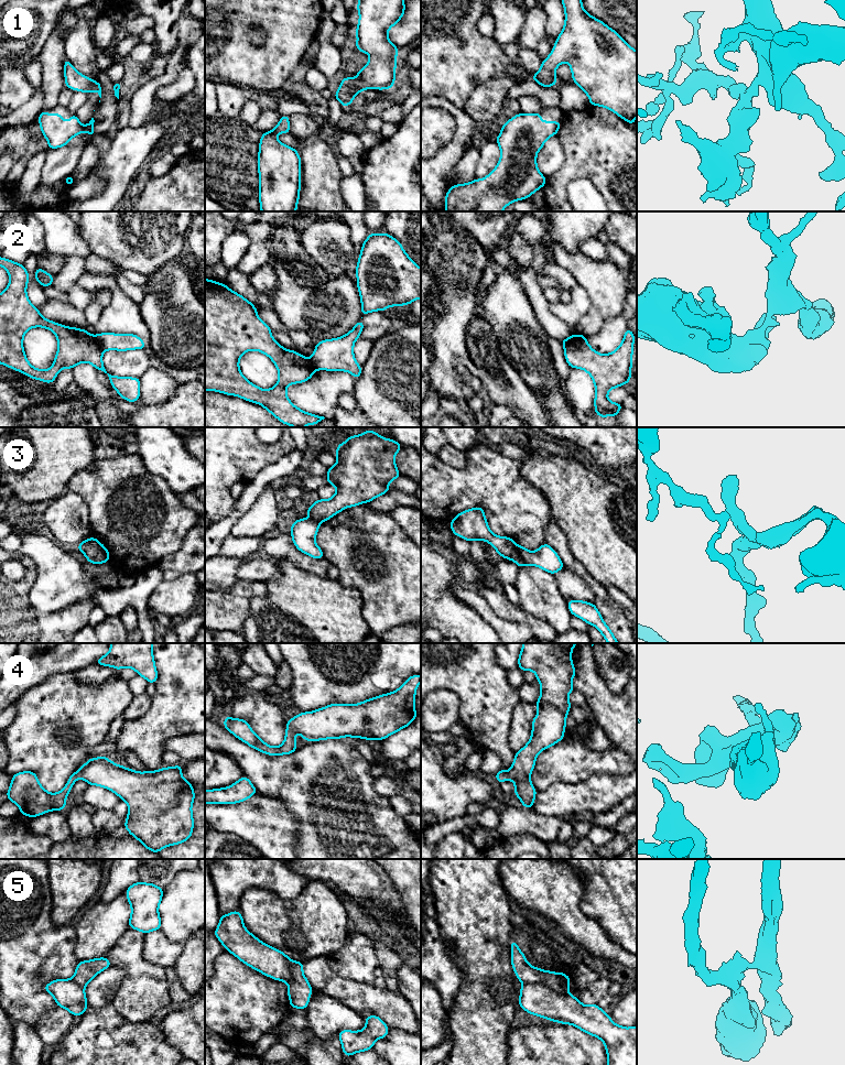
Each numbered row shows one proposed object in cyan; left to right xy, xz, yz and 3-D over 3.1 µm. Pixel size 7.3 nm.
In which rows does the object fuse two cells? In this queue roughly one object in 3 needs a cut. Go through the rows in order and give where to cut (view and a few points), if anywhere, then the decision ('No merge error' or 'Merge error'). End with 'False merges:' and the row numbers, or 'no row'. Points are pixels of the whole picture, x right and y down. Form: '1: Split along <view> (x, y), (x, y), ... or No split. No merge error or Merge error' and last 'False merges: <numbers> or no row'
1: No split. No merge error
2: Split along xy (94, 336), (97, 344), (104, 350). Merge error
3: Split along yz (517, 544), (511, 558). Merge error
4: No split. No merge error
5: Split along yz (522, 982), (543, 982), (558, 992), (567, 992). Merge error
False merges: 2, 3, 5

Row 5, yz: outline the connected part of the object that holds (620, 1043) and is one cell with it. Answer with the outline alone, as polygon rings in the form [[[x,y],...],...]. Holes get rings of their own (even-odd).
[[[522,984],[519,1007],[530,1014],[550,1021],[571,1024],[603,1041],[607,1052],[607,1065],[637,1065],[637,1026],[624,1028],[613,1022],[597,1003],[584,1006],[568,992],[557,993],[544,984]]]

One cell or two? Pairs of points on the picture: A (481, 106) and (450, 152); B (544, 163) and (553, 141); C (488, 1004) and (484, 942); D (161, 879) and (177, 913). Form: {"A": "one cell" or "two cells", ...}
{"A": "two cells", "B": "one cell", "C": "one cell", "D": "two cells"}

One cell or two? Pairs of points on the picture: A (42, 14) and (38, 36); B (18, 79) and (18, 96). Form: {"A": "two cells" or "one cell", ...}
{"A": "one cell", "B": "one cell"}

